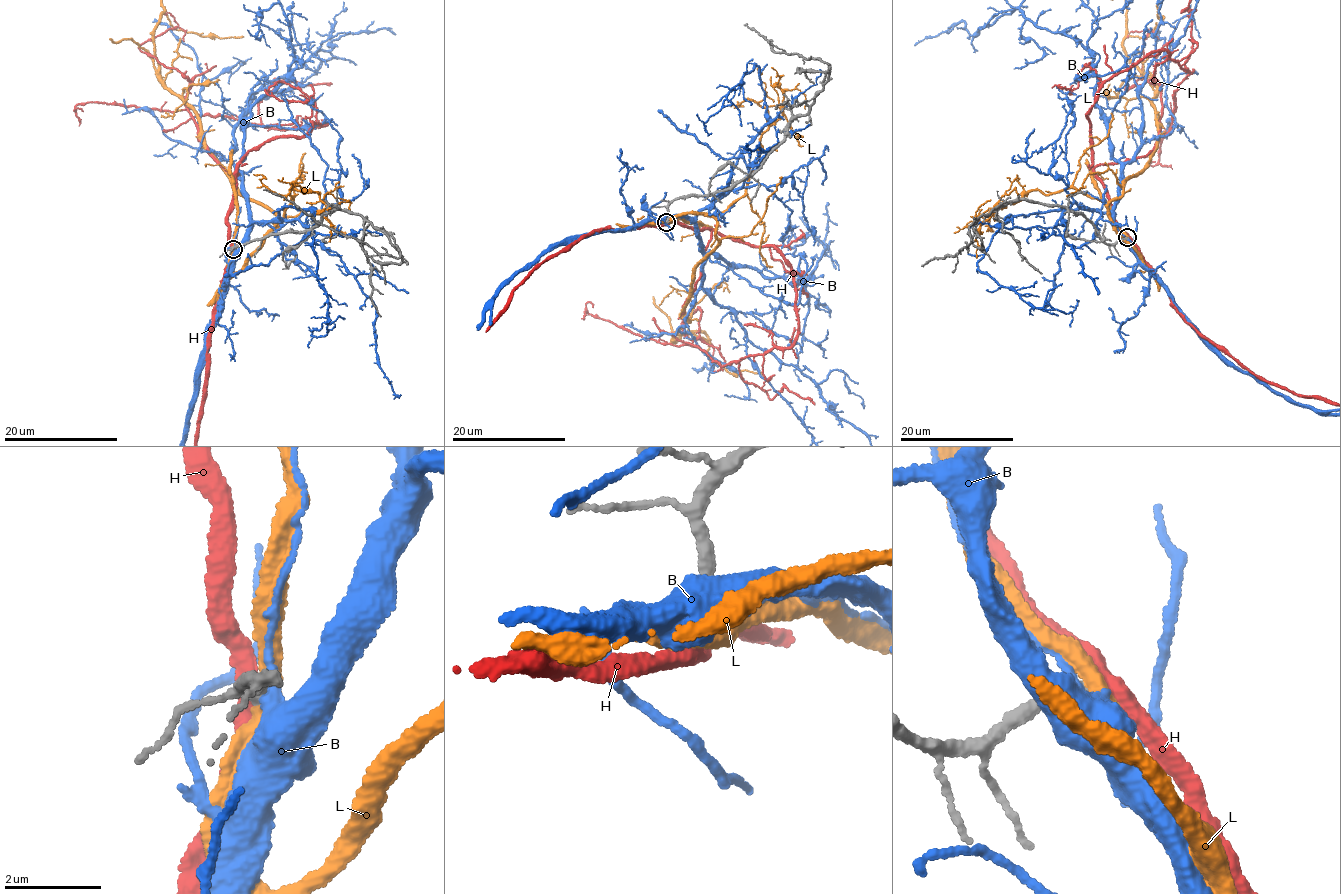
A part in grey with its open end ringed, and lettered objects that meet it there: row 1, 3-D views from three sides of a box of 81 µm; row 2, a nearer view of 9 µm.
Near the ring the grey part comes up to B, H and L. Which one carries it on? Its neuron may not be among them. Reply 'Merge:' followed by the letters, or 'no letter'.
Merge: H

